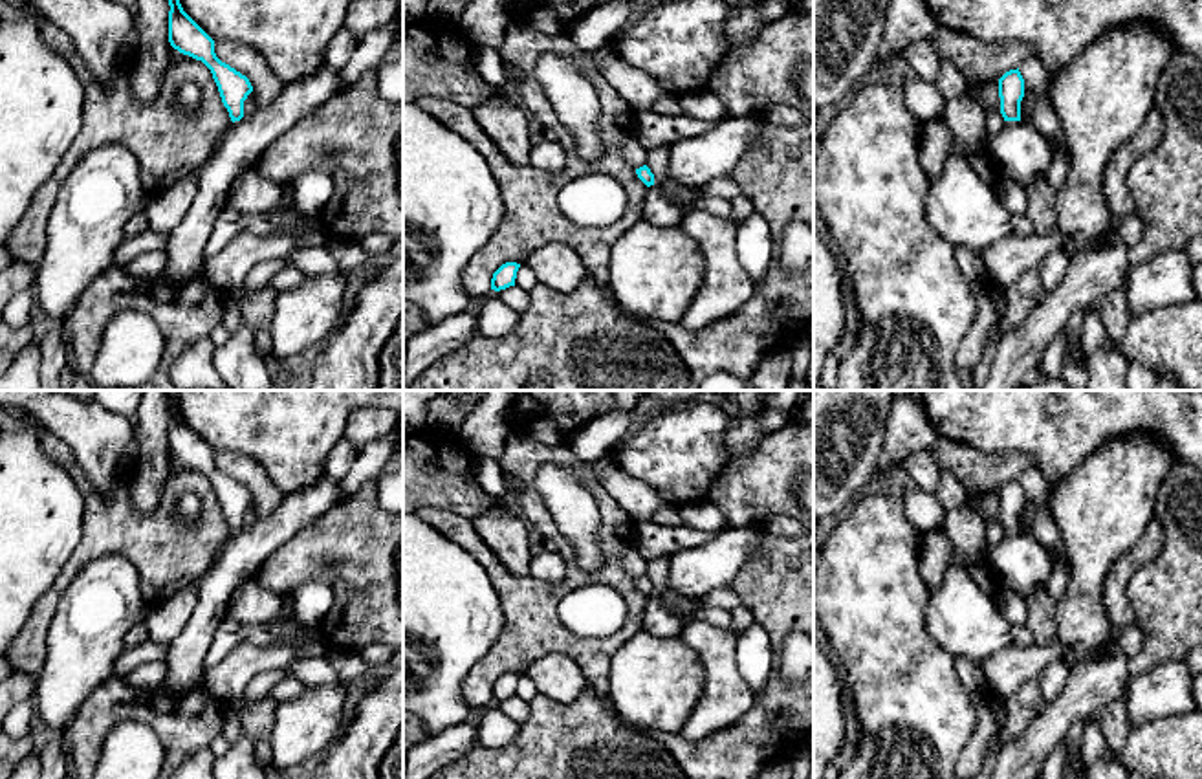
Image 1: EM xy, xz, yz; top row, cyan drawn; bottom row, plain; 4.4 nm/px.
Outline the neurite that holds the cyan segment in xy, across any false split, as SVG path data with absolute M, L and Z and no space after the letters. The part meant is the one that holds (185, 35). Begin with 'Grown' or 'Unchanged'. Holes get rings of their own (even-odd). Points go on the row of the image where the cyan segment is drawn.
Unchanged. M169 0L169 5L170 46L202 60L211 70L231 121L240 121L244 117L244 101L253 92L249 79L216 57L214 40L183 11L180 0Z

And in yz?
Unchanged. M1017 70L1006 71L999 79L1000 114L1004 121L1021 121L1021 101L1024 97L1024 79Z

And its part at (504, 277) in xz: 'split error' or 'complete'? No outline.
complete

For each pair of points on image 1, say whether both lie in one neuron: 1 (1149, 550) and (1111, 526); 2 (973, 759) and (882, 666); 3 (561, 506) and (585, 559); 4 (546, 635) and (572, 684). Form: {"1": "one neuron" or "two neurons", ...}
{"1": "two neurons", "2": "two neurons", "3": "one neuron", "4": "two neurons"}

